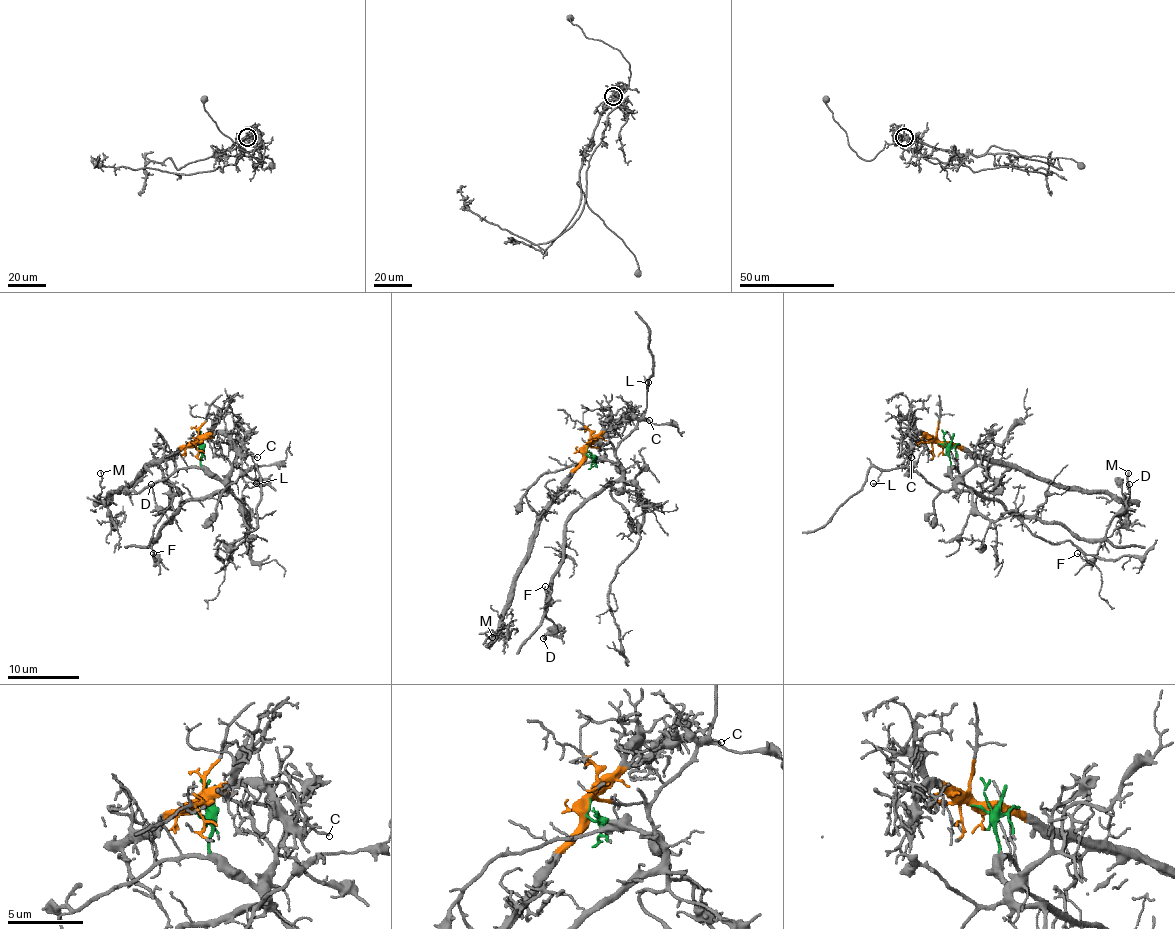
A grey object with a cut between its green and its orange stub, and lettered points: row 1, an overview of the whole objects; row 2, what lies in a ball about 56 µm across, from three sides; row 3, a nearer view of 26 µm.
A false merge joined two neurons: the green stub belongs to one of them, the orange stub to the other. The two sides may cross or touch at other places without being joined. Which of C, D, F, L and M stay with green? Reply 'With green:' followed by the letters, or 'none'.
With green: D, F, L

